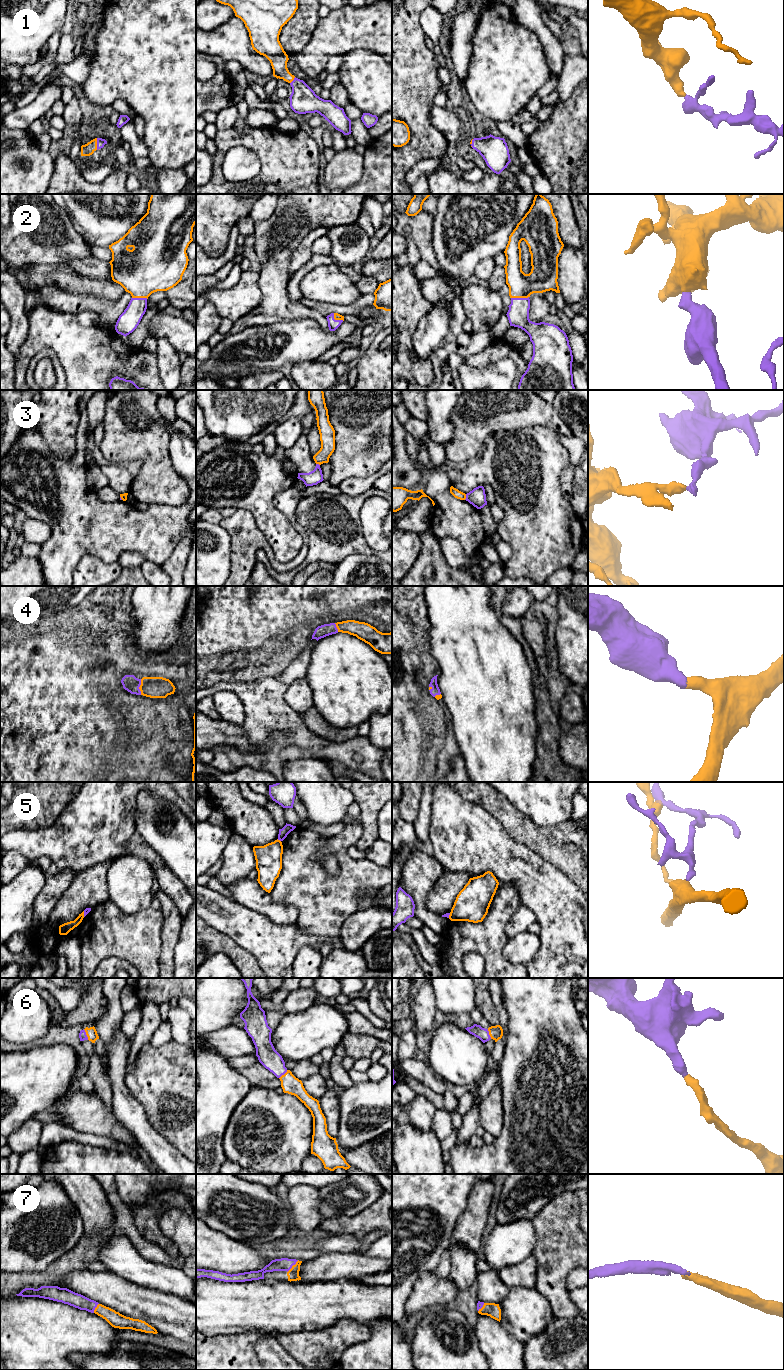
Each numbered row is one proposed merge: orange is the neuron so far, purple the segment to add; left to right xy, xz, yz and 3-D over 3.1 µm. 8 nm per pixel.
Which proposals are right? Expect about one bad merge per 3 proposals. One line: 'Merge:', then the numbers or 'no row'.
Merge: 1, 2, 4, 6, 7

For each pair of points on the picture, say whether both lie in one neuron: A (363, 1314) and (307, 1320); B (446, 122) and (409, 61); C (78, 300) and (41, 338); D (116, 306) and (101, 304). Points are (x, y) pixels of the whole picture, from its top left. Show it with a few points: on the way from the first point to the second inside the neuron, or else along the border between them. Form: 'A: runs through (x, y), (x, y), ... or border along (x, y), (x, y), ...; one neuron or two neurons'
A: runs through (349, 1311), (321, 1311); one neuron
B: border along (433, 106), (429, 121), (437, 129); two neurons
C: border along (44, 304), (60, 312), (76, 314); two neurons
D: runs through (112, 306), (105, 306); one neuron

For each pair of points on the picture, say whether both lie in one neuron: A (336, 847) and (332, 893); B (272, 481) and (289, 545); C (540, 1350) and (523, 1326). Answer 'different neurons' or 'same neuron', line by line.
A: same neuron
B: same neuron
C: different neurons

